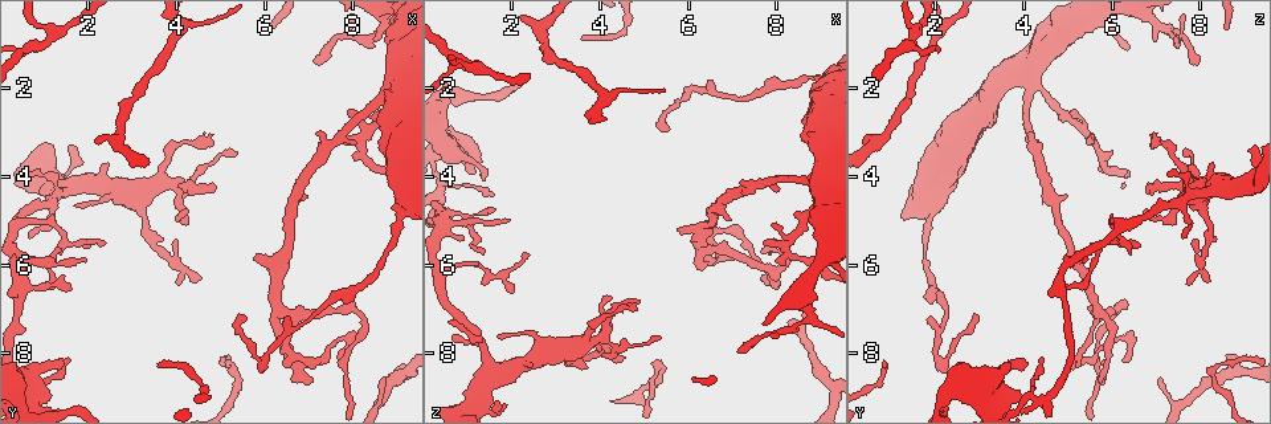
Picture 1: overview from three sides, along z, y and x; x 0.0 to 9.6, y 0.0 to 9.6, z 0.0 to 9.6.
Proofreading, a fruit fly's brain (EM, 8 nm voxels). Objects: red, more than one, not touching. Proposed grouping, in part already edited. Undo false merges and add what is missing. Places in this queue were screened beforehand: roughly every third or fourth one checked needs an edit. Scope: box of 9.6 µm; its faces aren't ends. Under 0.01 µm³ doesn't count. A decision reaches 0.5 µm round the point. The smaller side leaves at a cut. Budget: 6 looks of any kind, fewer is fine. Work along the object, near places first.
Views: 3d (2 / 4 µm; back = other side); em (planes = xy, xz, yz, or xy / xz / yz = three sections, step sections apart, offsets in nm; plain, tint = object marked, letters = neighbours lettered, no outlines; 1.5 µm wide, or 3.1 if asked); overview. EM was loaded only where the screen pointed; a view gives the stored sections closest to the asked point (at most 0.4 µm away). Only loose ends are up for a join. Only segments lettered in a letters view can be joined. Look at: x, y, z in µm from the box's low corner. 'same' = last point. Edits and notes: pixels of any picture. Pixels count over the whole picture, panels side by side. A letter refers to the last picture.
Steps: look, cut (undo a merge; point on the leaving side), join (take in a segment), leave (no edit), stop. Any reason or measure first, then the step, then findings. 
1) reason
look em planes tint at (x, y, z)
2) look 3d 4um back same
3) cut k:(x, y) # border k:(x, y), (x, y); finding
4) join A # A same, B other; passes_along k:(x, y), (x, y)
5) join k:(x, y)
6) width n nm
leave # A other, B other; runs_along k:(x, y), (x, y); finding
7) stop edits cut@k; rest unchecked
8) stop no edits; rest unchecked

sharp bend
look em planes tint at (1.20, 4.75, 7.65)

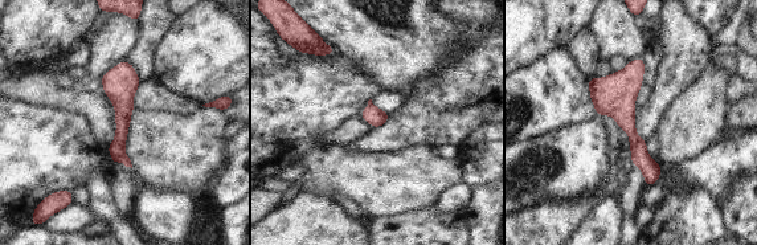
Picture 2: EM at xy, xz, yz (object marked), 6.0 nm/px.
look em planes letters same

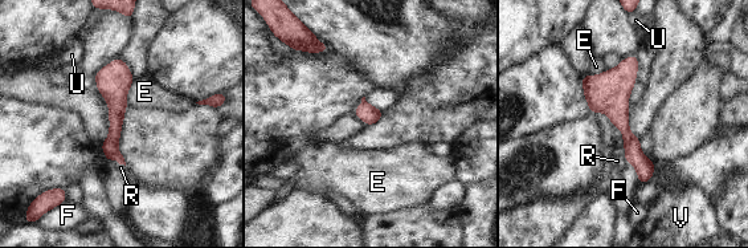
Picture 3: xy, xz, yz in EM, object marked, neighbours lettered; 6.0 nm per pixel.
longest_contact E 180 nm
leave # E other, F other, R other, U other, V other; runs_along 3:(633, 59), (620, 120), (644, 179); continuous, no second neuron

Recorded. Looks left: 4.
thin end
look 3d 2um at (2.40, 5.40, 5.75)

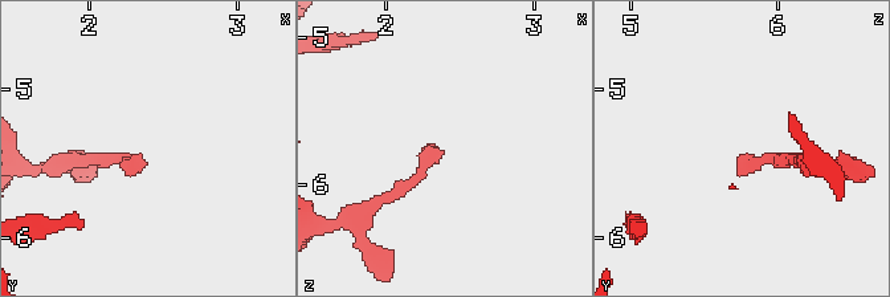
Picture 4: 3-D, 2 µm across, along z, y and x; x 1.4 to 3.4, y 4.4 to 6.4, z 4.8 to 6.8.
look em yz step 8 letters at (2.32, 5.44, 5.74)

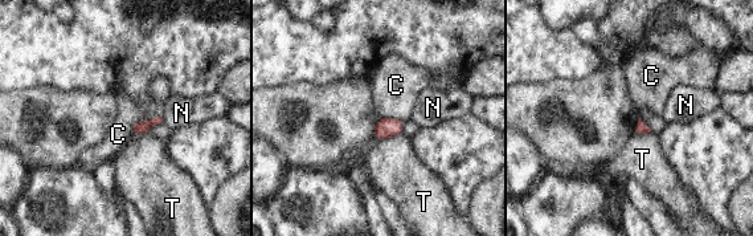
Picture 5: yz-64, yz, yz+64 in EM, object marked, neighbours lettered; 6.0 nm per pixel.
another direction
look em planes letters same

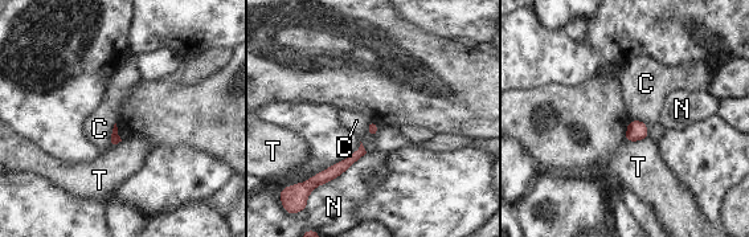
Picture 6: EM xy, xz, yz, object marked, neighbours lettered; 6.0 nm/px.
leave # C other, N other, T other; border 6:(371, 119), (368, 134), (375, 138); no lettered segment goes on from it

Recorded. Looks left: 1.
stop no edits; rest unchecked

